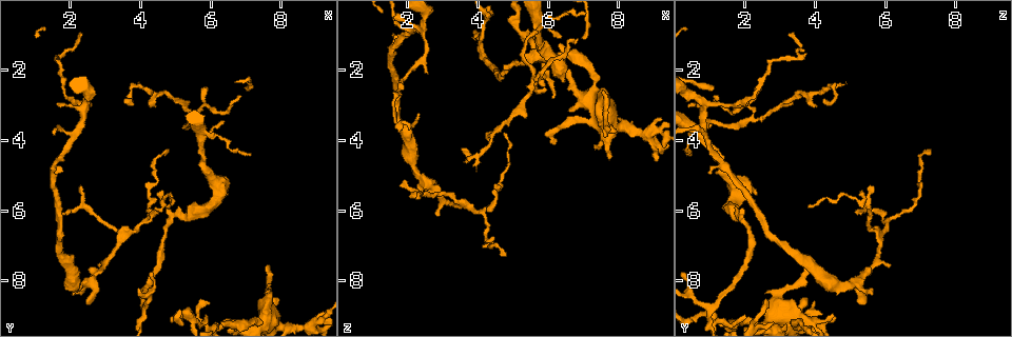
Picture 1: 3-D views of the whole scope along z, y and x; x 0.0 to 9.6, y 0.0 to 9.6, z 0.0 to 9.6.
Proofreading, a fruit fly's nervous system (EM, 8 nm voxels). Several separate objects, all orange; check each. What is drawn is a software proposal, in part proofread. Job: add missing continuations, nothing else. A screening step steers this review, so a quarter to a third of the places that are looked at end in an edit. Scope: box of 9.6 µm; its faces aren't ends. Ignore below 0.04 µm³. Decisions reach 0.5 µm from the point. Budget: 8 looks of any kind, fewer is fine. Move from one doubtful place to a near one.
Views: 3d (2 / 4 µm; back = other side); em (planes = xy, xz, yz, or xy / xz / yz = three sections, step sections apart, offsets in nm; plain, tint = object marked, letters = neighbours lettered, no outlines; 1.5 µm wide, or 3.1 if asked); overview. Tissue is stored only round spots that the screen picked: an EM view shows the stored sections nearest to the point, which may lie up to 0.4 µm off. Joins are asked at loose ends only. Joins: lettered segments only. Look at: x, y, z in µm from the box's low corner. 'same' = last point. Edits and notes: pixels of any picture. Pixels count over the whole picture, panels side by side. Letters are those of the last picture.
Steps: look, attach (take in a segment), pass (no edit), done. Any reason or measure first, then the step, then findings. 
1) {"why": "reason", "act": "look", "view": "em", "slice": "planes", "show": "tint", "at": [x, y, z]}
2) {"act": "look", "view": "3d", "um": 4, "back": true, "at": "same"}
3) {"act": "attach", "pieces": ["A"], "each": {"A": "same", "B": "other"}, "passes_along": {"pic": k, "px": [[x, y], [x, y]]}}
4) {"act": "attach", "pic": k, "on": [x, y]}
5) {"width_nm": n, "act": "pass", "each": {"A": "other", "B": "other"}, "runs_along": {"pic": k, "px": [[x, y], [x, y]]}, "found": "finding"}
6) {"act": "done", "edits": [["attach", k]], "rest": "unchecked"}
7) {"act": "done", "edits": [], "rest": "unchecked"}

{"why": "an open end", "act": "look", "view": "em", "slice": "yz", "step": 8, "show": "tint", "at": [7.75, 9.05, 4.50]}

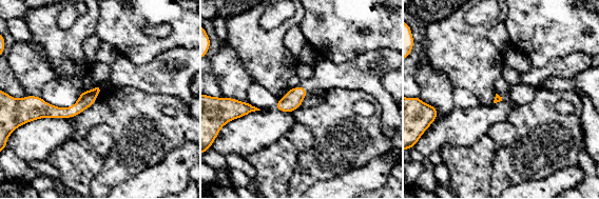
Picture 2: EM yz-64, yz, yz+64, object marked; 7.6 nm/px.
{"act": "look", "view": "em", "slice": "planes", "show": "letters", "at": "same"}

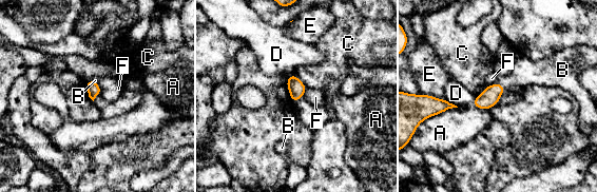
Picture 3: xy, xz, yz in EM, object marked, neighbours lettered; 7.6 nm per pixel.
{"longest_contact_nm": ["A", 240], "act": "attach", "pieces": ["B"], "each": {"A": "other", "B": "same", "C": "other", "D": "other", "E": "other", "F": "other"}, "found": "the neuron continues"}

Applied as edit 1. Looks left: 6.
{"why": "thin end", "act": "look", "view": "em", "slice": "planes", "show": "letters", "at": [1.75, 6.10, 5.20]}

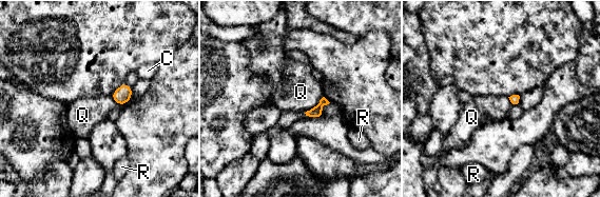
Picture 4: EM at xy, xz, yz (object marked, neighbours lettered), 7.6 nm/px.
{"width_nm": 70, "act": "pass", "each": {"C": "other", "Q": "other", "R": "other"}, "border": {"pic": 4, "px": [[323, 96], [315, 105], [304, 113]]}, "found": "none of them fits"}

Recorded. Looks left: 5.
{"why": "see it whole again", "act": "look", "view": "overview"}

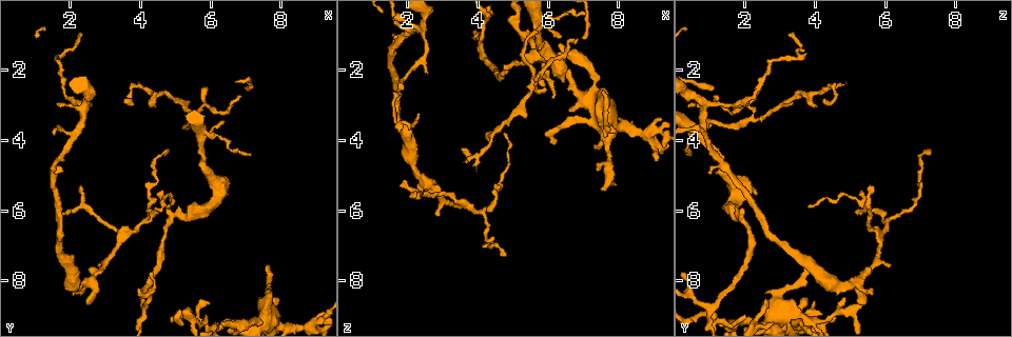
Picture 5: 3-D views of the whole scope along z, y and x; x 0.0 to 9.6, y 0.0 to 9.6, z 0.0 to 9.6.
{"act": "look", "view": "3d", "um": 4, "at": [4.80, 4.35, 7.30]}

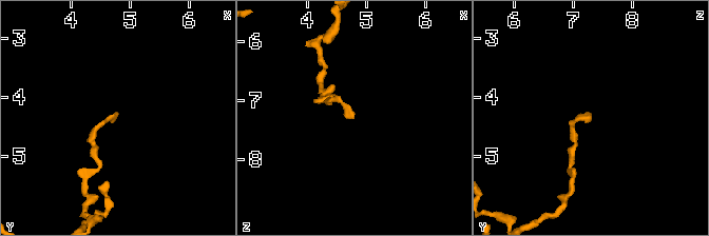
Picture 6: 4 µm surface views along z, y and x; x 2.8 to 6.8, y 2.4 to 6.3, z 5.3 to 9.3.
{"act": "look", "view": "em", "slice": "planes", "show": "letters", "at": [4.75, 4.30, 7.35]}

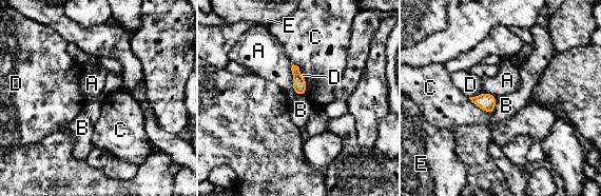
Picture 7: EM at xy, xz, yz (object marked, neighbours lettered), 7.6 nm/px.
{"longest_contact_nm": ["A", 240], "act": "pass", "each": {"A": "other", "B": "other", "C": "other", "D": "other", "E": "other"}, "border": {"pic": 7, "px": [[497, 97], [492, 114]]}, "found": "no lettered segment goes on from it"}

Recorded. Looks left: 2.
{"act": "done", "edits": [["attach", 3]], "rest": "unchecked"}

